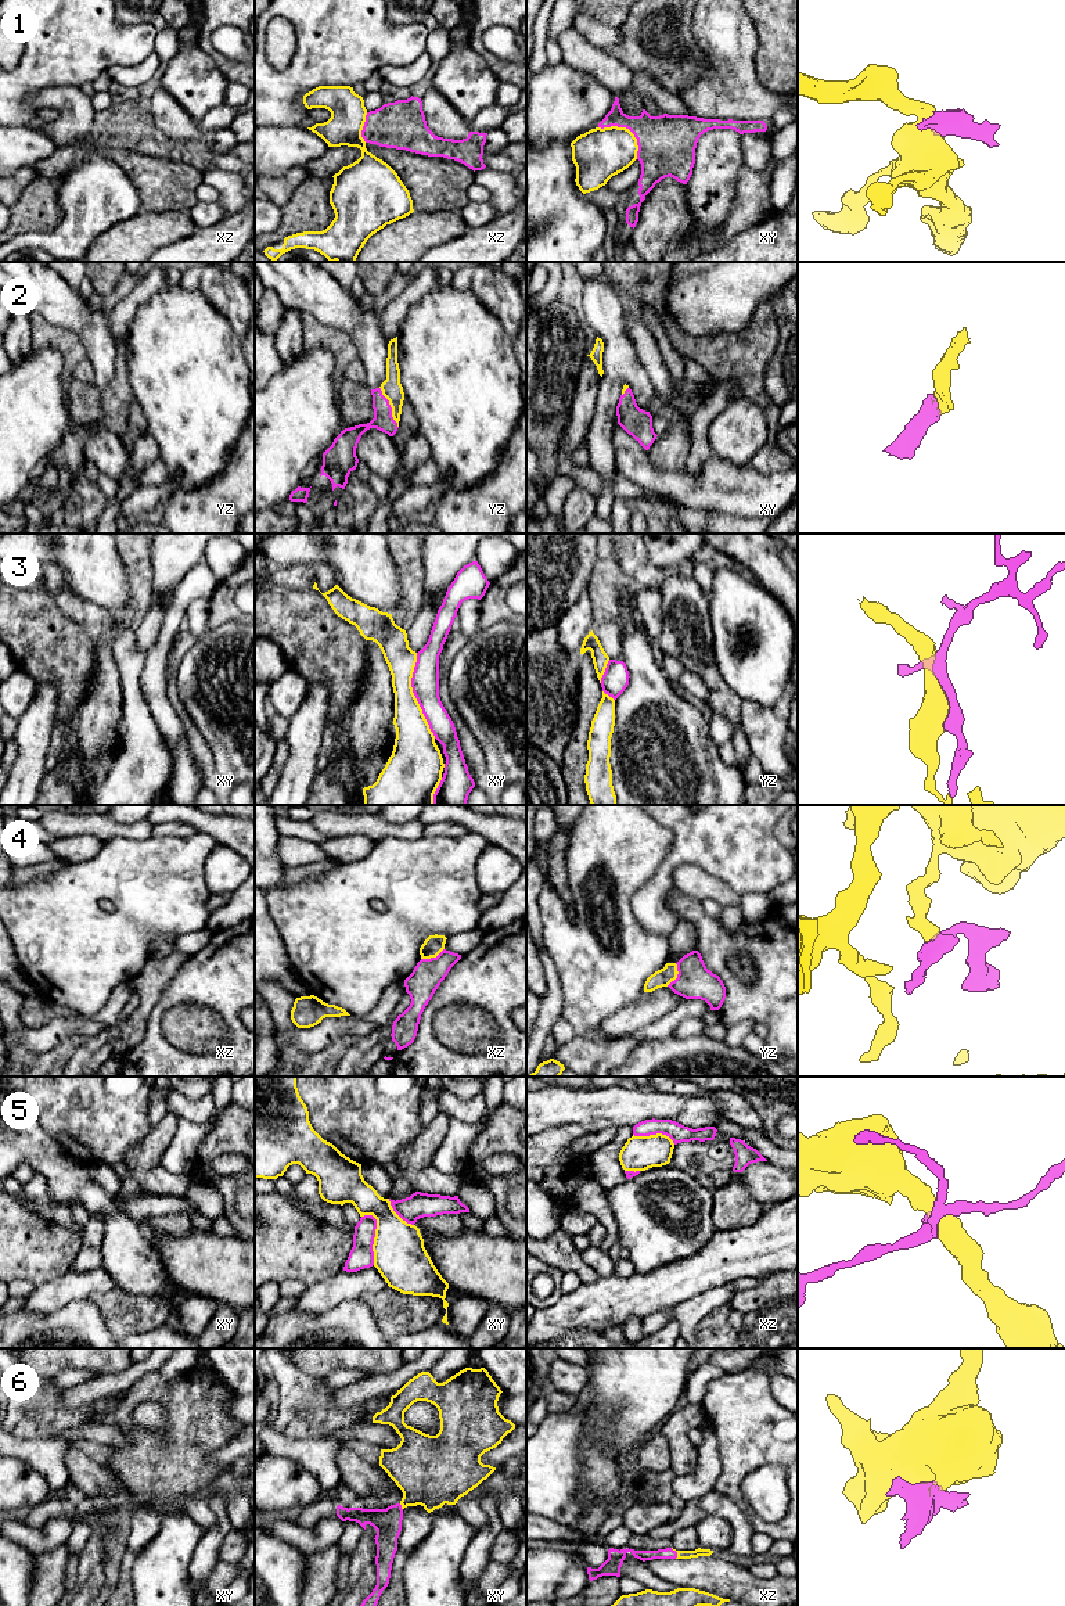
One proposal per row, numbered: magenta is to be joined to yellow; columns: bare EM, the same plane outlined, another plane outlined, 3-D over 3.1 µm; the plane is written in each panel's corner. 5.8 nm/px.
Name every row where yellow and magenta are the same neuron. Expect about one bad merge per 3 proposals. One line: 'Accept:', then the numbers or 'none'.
Accept: 2, 3, 6

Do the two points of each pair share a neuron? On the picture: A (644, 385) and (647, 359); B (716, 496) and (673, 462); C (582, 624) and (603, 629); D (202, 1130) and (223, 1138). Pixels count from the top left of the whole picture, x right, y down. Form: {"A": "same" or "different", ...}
{"A": "different", "B": "different", "C": "different", "D": "different"}

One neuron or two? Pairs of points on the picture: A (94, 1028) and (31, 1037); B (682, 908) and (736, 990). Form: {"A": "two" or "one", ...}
{"A": "one", "B": "one"}

